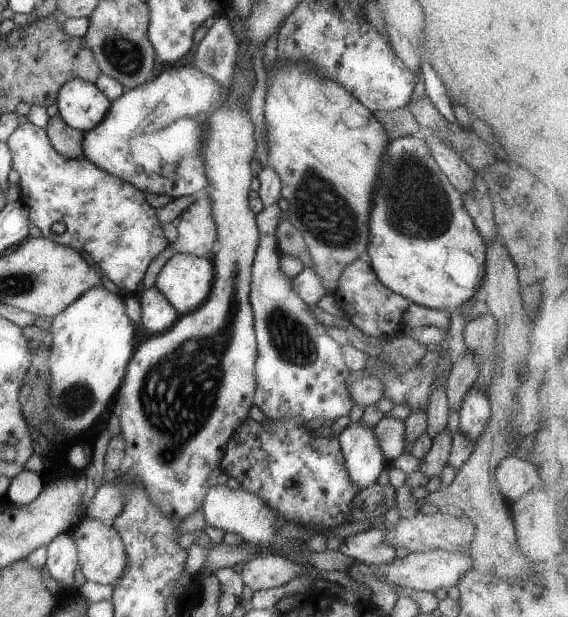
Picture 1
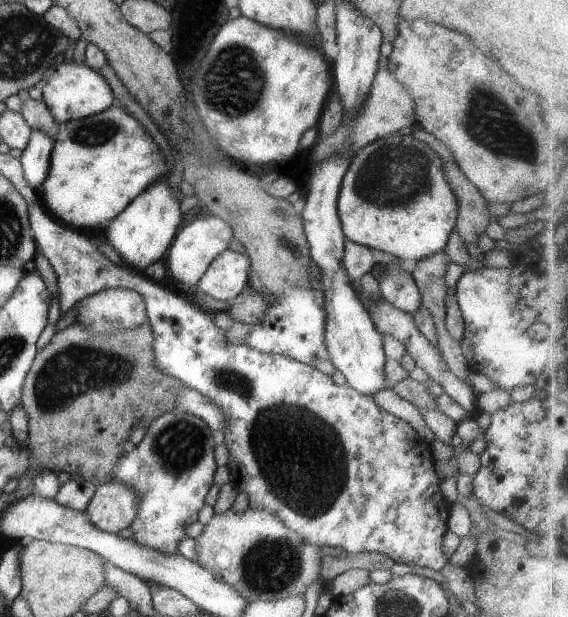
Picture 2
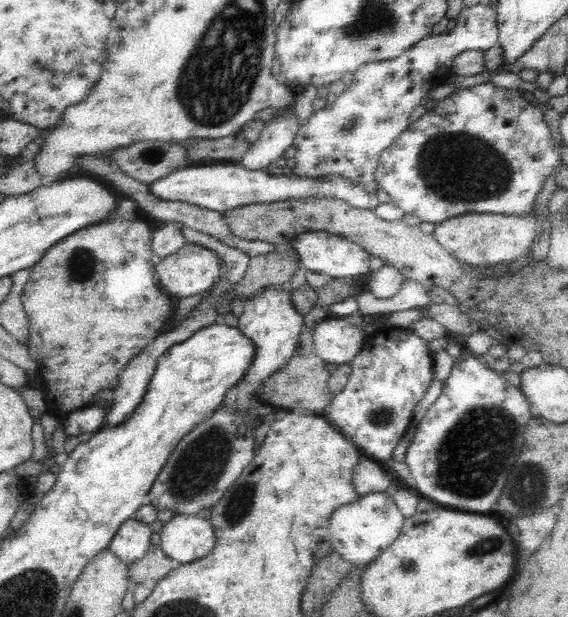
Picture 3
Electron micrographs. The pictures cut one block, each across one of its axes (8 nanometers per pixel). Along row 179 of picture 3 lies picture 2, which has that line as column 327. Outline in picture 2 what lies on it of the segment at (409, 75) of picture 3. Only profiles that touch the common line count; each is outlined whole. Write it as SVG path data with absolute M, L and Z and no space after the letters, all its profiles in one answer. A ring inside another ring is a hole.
M292 288L290 294L280 298L278 302L270 304L262 322L252 325L246 344L250 348L256 348L260 352L273 355L285 356L312 366L331 376L336 372L328 348L324 344L324 334L326 332L326 310L324 310L324 292L322 290L306 288Z

